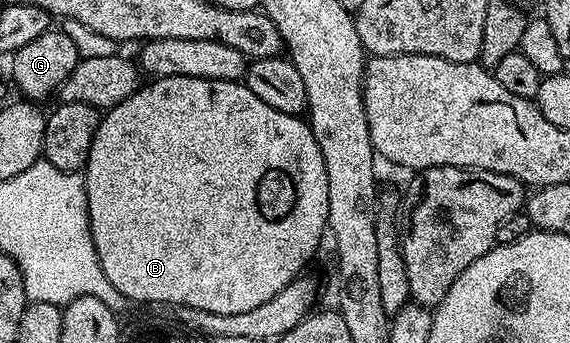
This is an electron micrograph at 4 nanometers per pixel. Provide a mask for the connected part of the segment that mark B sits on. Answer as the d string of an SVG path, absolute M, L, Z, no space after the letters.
M157 77L150 83L140 84L138 91L129 95L117 107L106 110L102 114L97 131L93 135L93 147L89 147L89 159L85 166L85 176L87 179L87 202L89 203L89 223L91 224L91 234L93 243L97 247L97 259L101 263L101 271L105 271L105 279L117 287L117 291L128 302L131 301L156 301L159 305L171 305L170 307L197 307L201 311L213 311L217 315L237 315L241 311L250 311L253 307L258 307L260 303L269 303L281 287L285 287L289 282L295 280L304 272L303 269L311 261L311 256L319 249L319 244L323 241L323 233L328 232L327 220L329 219L329 175L325 175L325 159L321 155L321 147L317 147L317 139L313 135L310 124L302 116L285 114L282 111L274 110L264 100L249 89L246 83L237 81L214 81L213 79L197 79L196 77Z

